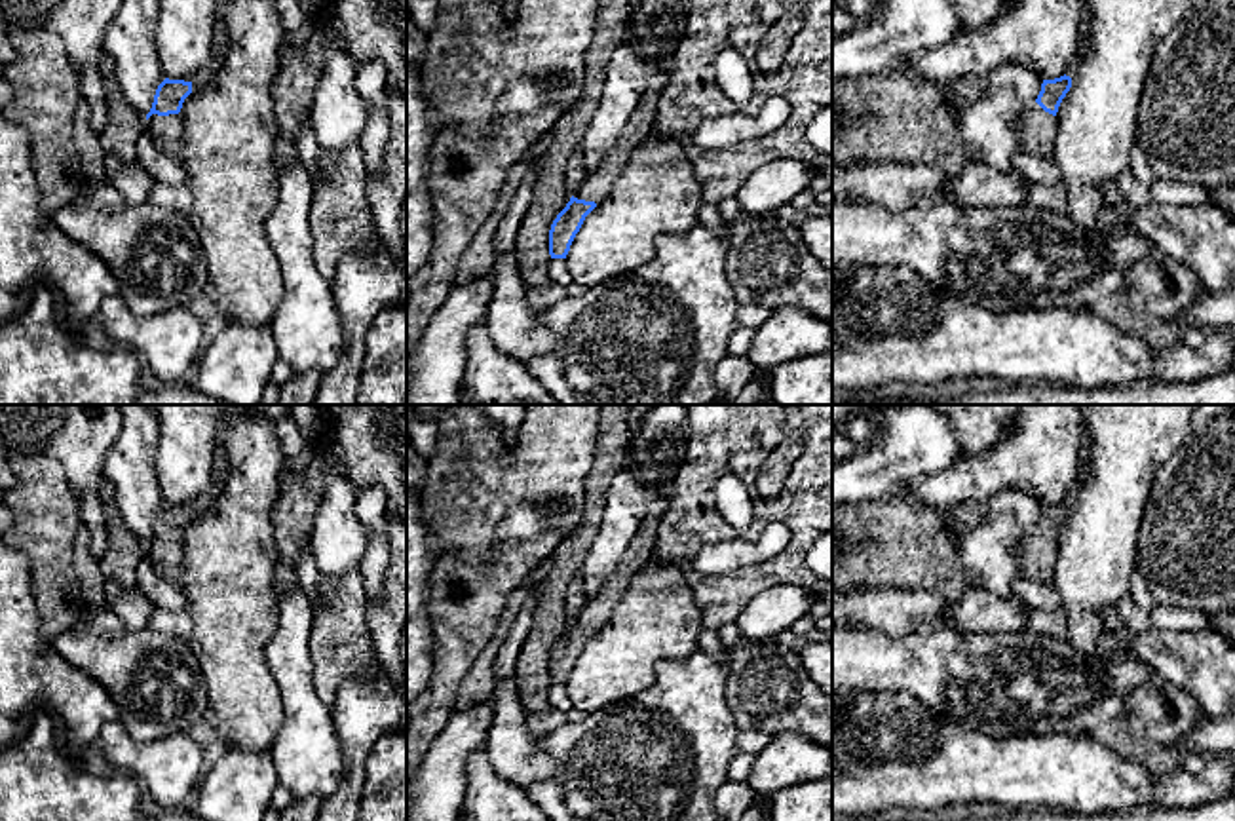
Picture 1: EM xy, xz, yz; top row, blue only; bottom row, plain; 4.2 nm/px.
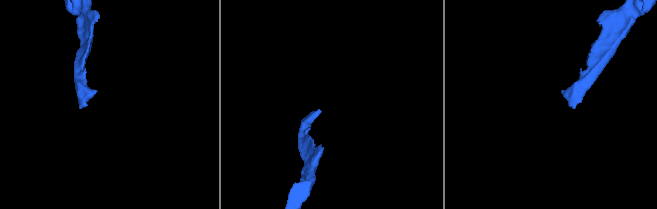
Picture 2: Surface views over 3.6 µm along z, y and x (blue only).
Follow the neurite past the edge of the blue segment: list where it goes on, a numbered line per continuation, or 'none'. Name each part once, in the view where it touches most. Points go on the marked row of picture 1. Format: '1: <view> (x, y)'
1: xy (168, 130)

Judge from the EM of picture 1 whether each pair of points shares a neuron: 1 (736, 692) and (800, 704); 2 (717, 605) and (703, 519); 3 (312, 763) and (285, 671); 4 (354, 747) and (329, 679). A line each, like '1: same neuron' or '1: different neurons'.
1: same neuron
2: same neuron
3: same neuron
4: different neurons

